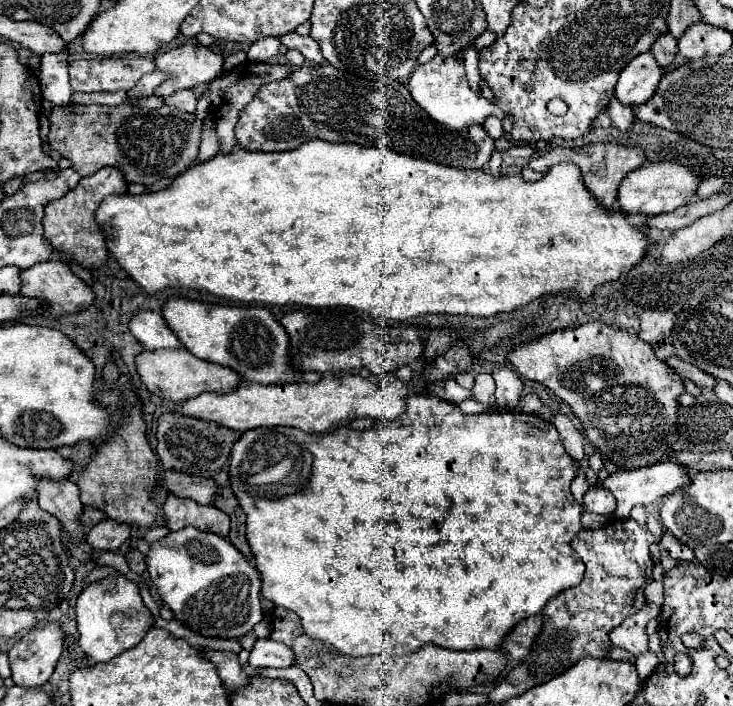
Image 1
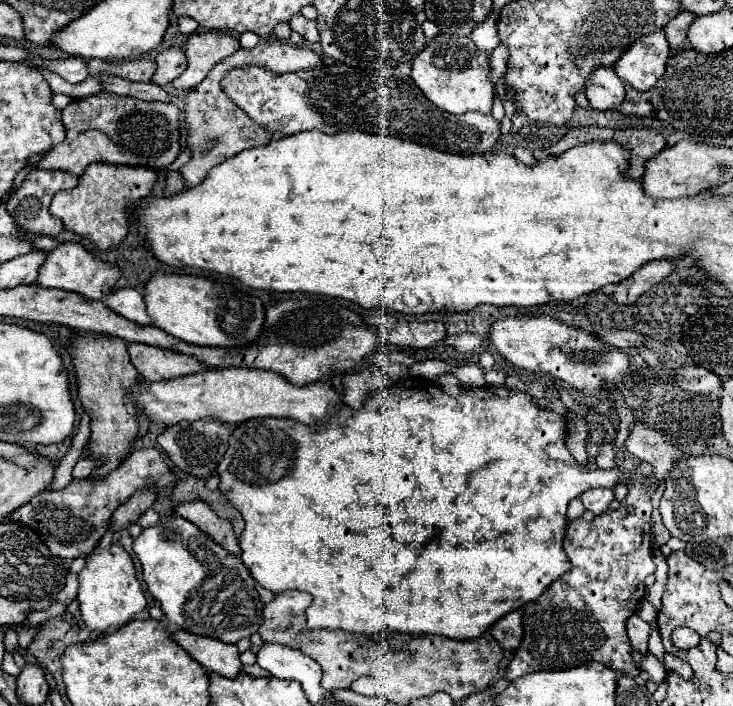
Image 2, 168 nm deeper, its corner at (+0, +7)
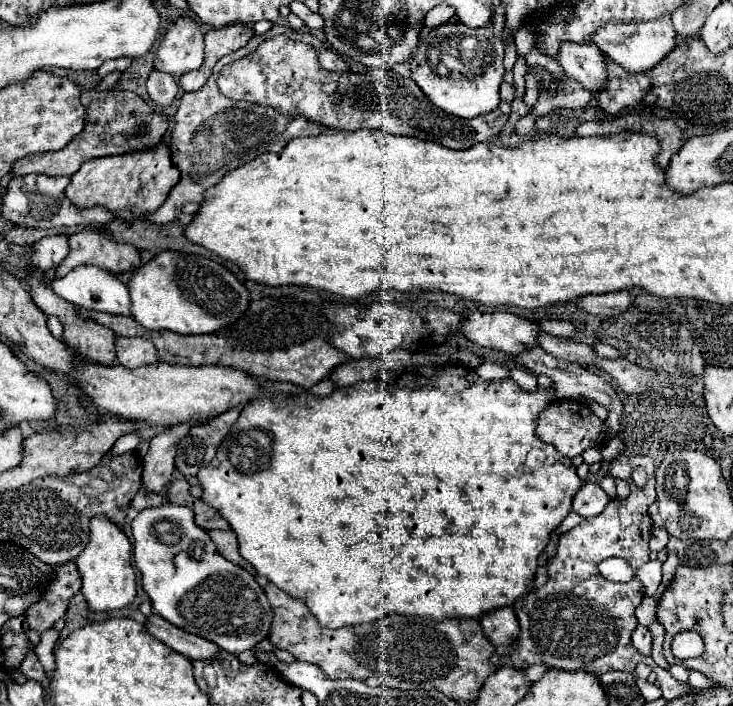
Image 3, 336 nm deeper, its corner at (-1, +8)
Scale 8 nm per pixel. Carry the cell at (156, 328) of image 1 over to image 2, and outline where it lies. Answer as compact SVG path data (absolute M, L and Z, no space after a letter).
M118 288L106 296L106 306L112 308L116 314L132 320L140 326L152 326L150 316L144 308L144 298L134 288Z

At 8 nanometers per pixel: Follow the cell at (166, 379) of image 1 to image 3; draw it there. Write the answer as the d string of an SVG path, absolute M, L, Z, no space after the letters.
M117 337L115 349L117 349L117 363L123 367L137 369L157 363L157 351L153 343L149 343L149 339Z

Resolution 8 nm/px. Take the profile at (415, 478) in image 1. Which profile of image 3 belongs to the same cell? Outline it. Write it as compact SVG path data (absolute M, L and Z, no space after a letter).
M443 365L435 377L417 373L403 373L392 381L359 382L347 389L335 389L327 397L309 393L297 395L289 403L273 403L261 399L245 405L229 435L221 441L217 457L209 467L197 473L203 487L203 499L231 523L239 539L239 553L253 565L253 569L267 577L273 585L293 597L305 599L311 613L321 627L339 629L345 625L361 625L381 619L387 613L443 619L481 619L497 607L513 605L521 595L533 587L539 555L545 551L551 531L571 511L573 495L585 483L571 463L563 463L559 451L535 435L537 417L555 397L555 389L539 387L535 393L523 391L515 381L483 381L473 369L465 365Z

